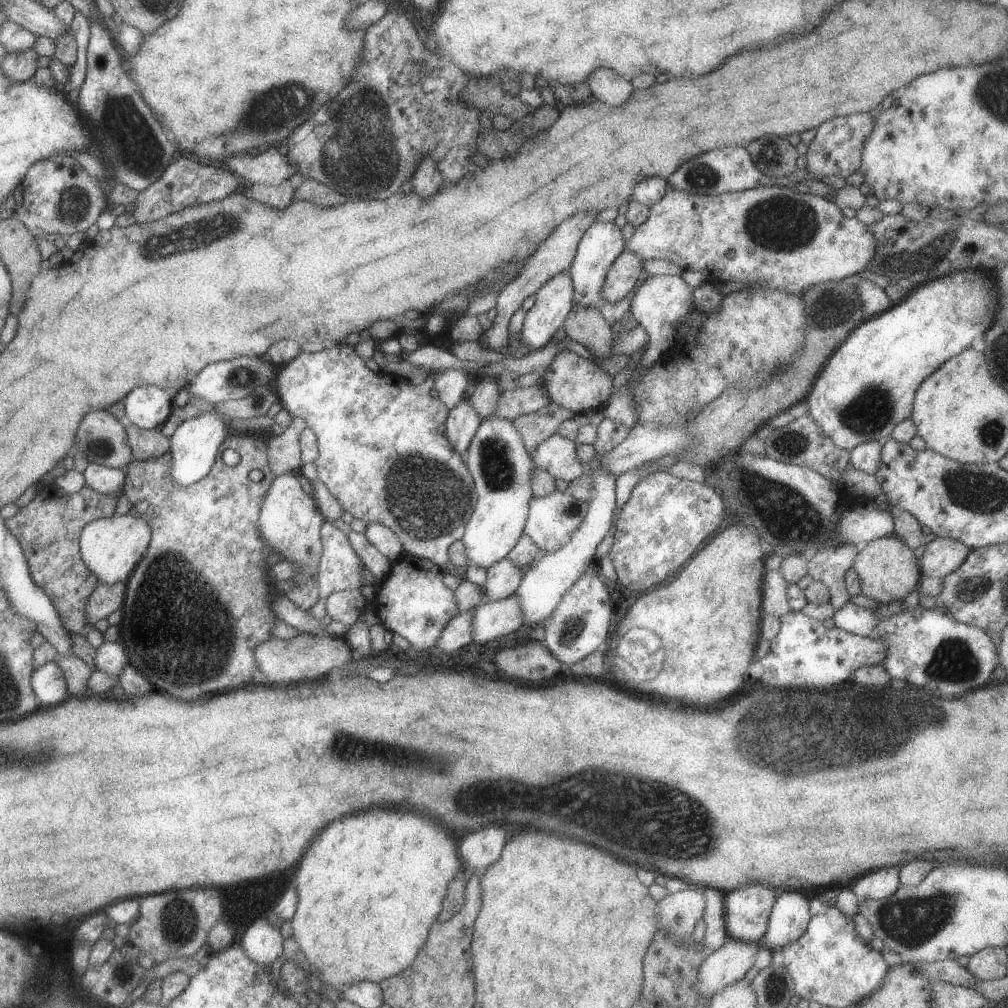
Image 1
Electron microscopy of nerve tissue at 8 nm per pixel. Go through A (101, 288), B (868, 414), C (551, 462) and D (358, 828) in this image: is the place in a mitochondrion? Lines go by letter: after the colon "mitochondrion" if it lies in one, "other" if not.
A: other
B: mitochondrion
C: other
D: other

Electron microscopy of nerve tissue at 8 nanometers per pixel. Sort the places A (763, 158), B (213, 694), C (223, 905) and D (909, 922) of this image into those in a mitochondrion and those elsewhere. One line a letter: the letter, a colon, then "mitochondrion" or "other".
A: other
B: other
C: mitochondrion
D: mitochondrion

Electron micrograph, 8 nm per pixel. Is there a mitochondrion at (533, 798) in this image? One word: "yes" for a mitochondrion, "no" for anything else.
yes

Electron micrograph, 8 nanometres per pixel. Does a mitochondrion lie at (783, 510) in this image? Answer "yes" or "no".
yes

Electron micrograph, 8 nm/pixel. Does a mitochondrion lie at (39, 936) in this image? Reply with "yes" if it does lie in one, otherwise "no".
no

